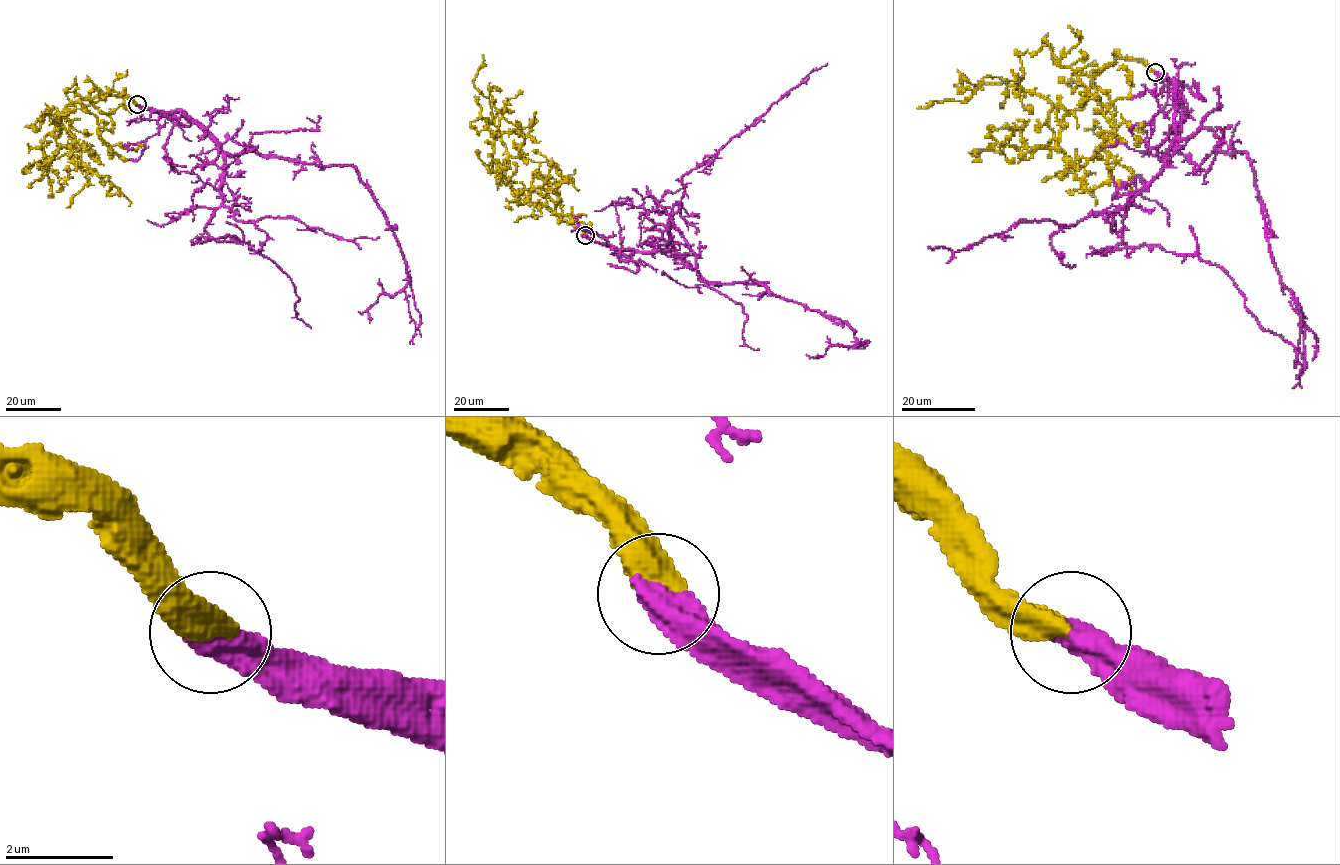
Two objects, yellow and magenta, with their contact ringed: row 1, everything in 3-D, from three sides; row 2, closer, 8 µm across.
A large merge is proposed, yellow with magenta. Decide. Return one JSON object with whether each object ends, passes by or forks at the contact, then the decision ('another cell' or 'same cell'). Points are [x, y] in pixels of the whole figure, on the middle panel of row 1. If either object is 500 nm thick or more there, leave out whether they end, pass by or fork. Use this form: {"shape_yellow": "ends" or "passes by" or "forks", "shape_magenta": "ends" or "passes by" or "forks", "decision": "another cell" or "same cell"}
{"decision": "same cell"}

